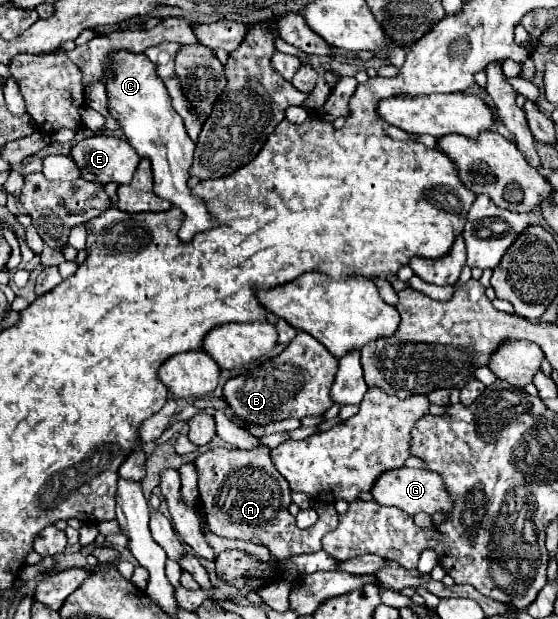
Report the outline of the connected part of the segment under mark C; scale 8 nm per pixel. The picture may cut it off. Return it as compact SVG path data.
M118 52L104 68L104 78L110 102L110 114L122 124L128 142L142 158L150 158L154 172L154 194L172 202L182 210L184 222L178 230L182 242L190 242L194 234L214 228L218 222L210 216L206 202L192 194L188 188L190 164L194 156L194 142L186 134L184 122L170 104L164 82L156 74L156 66L144 54Z

